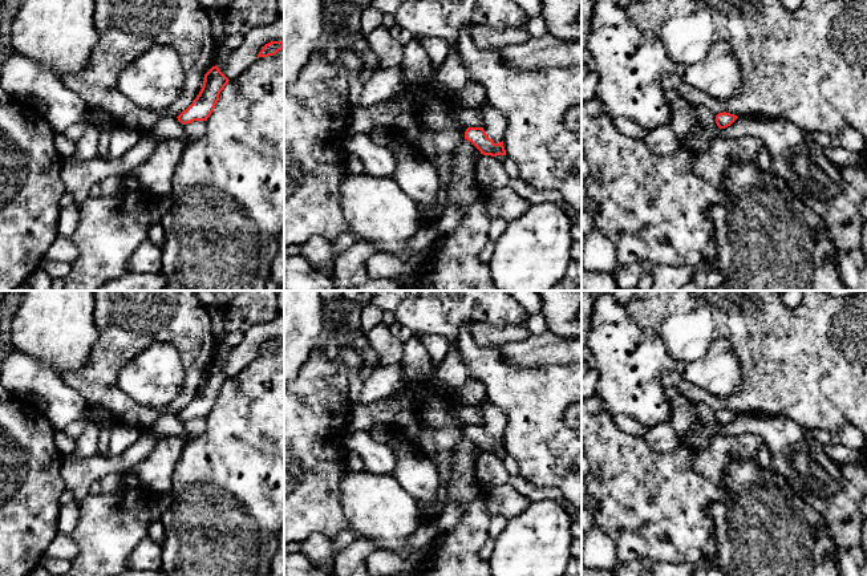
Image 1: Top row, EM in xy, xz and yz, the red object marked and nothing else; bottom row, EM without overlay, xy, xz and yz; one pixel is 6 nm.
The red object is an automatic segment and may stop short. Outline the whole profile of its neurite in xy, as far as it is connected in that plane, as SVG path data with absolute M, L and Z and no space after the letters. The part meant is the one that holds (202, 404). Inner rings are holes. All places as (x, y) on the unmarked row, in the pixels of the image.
M215 362L206 372L203 384L193 398L193 401L183 407L177 415L182 422L191 421L194 418L207 418L214 409L219 392L228 381L228 376Z

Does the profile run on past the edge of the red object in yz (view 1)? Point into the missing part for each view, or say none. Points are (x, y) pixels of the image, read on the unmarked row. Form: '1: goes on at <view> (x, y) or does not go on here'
1: does not go on here

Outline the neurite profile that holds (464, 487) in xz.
M465 437L453 449L453 478L447 484L447 499L439 515L438 527L449 531L457 526L466 506L482 491L477 478L477 462L481 449Z

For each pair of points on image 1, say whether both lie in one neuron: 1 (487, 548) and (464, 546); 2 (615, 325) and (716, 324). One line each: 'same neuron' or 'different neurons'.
1: different neurons
2: different neurons

